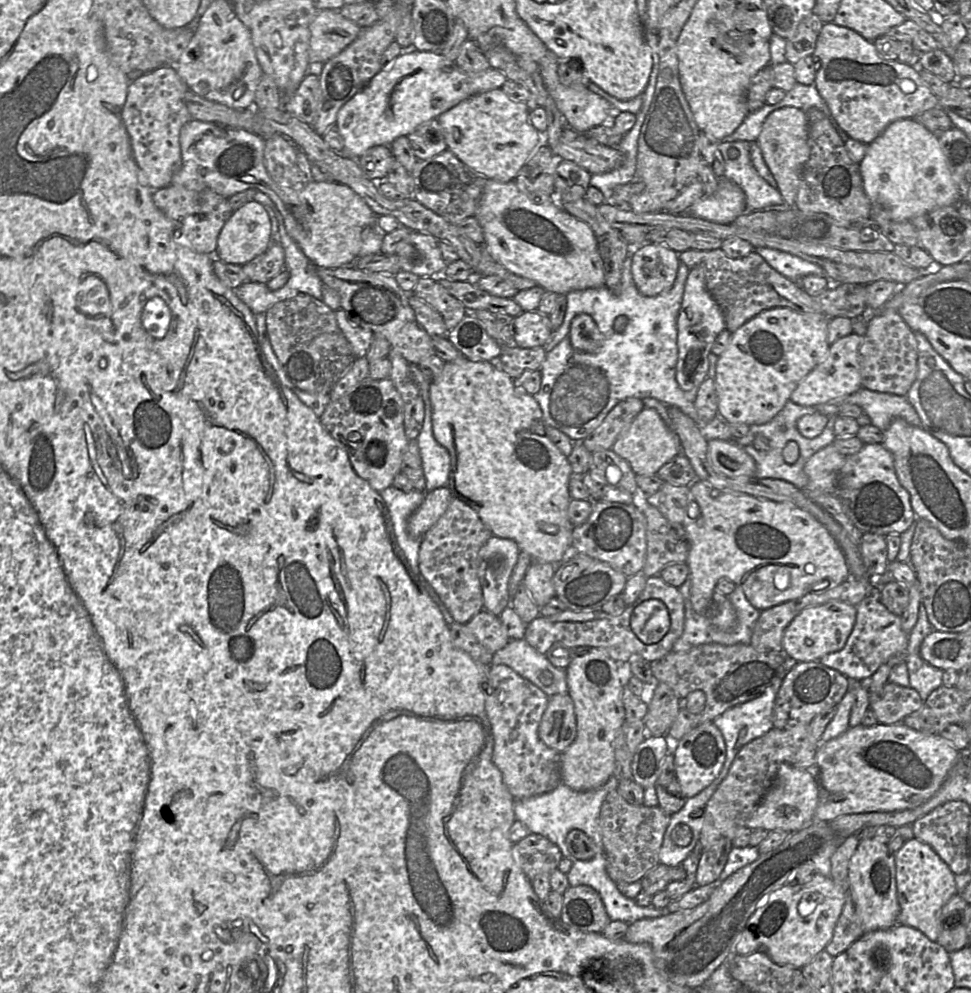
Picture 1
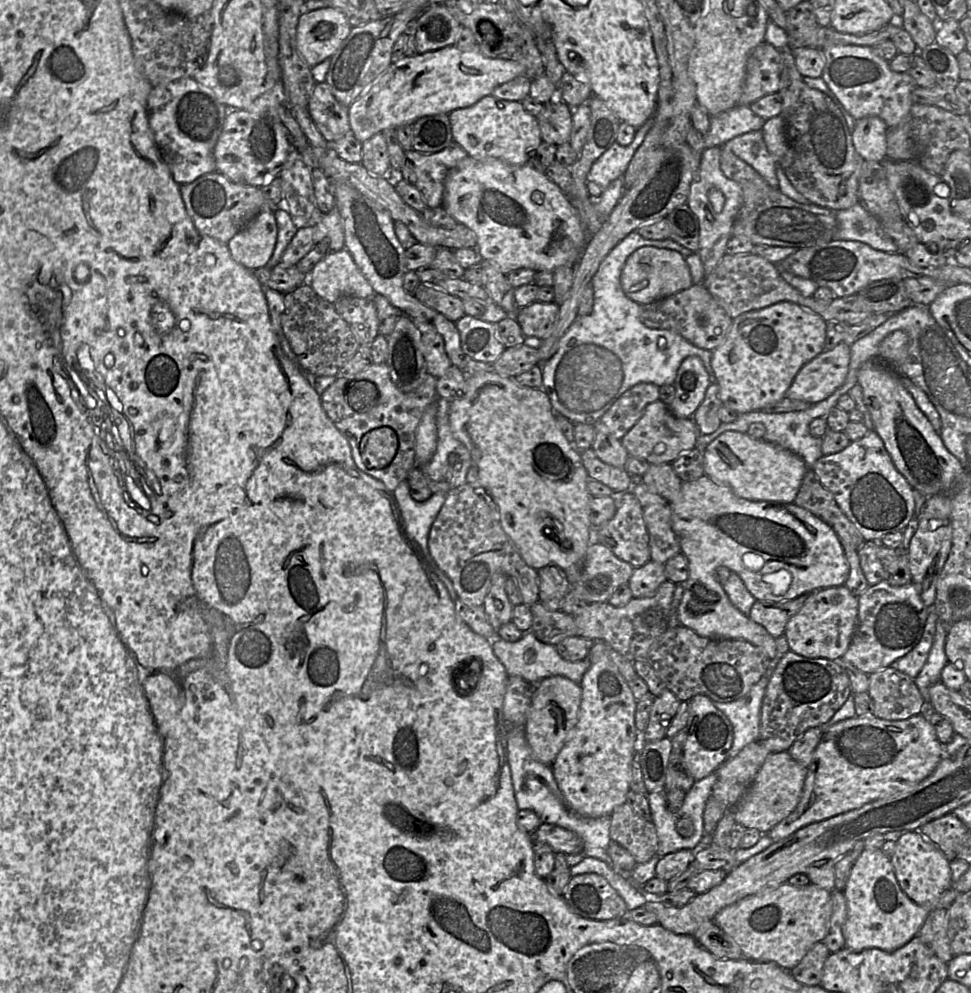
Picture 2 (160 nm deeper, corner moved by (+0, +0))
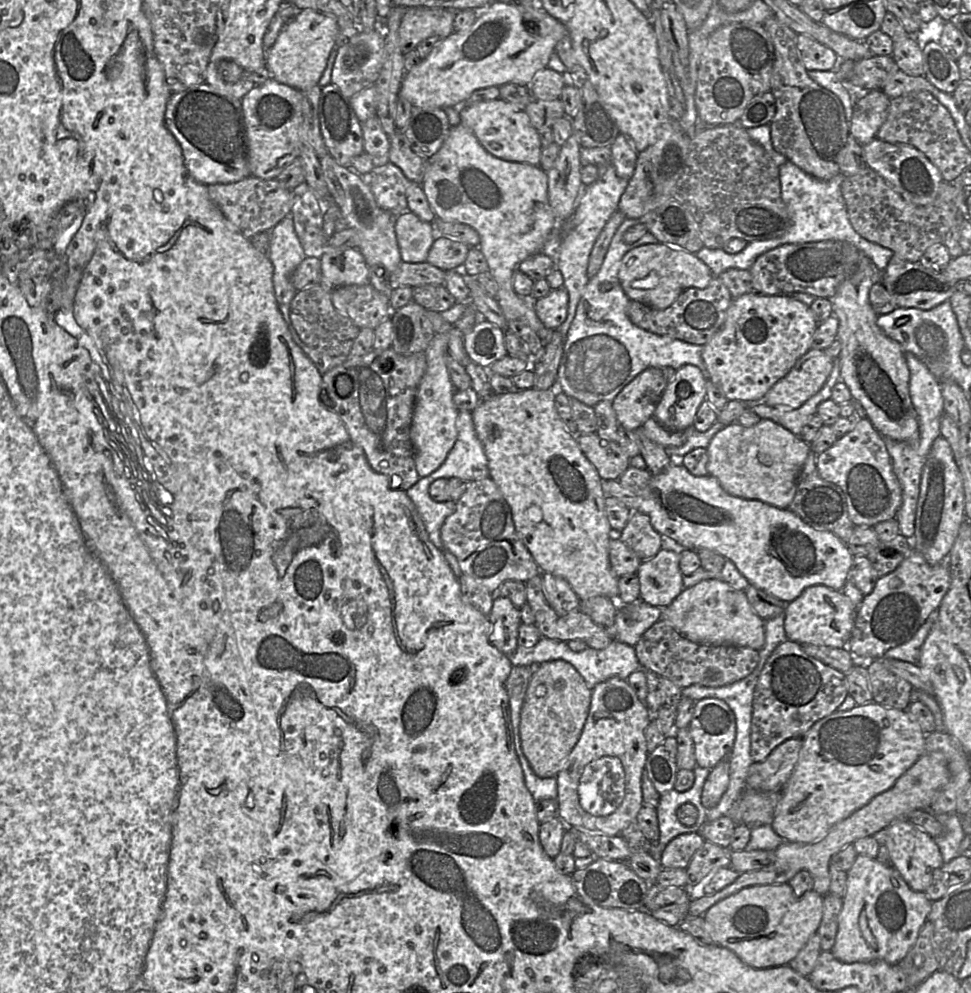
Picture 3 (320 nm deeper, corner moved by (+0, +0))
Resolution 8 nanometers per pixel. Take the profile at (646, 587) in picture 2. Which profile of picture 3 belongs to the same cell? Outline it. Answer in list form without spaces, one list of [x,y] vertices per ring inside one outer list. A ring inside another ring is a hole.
[[[660,549],[653,558],[642,561],[636,574],[643,601],[653,606],[667,607],[682,592],[683,575],[679,559],[677,552]]]

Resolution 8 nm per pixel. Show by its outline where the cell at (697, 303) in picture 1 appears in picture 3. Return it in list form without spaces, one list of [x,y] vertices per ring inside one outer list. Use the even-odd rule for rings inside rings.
[[[683,365],[676,370],[674,380],[667,383],[653,417],[669,429],[687,430],[705,399],[703,373],[695,365]]]

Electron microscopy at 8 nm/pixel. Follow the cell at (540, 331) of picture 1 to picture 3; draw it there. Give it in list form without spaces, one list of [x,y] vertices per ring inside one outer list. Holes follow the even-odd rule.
[[[564,287],[552,289],[545,297],[532,300],[535,312],[548,329],[557,329],[567,317],[568,293]]]

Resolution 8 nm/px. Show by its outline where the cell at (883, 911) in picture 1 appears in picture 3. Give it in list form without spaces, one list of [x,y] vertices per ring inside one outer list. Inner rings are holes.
[[[862,854],[856,856],[847,872],[842,900],[833,956],[844,963],[883,960],[892,965],[914,945],[933,903],[924,892],[912,890],[893,866]]]

